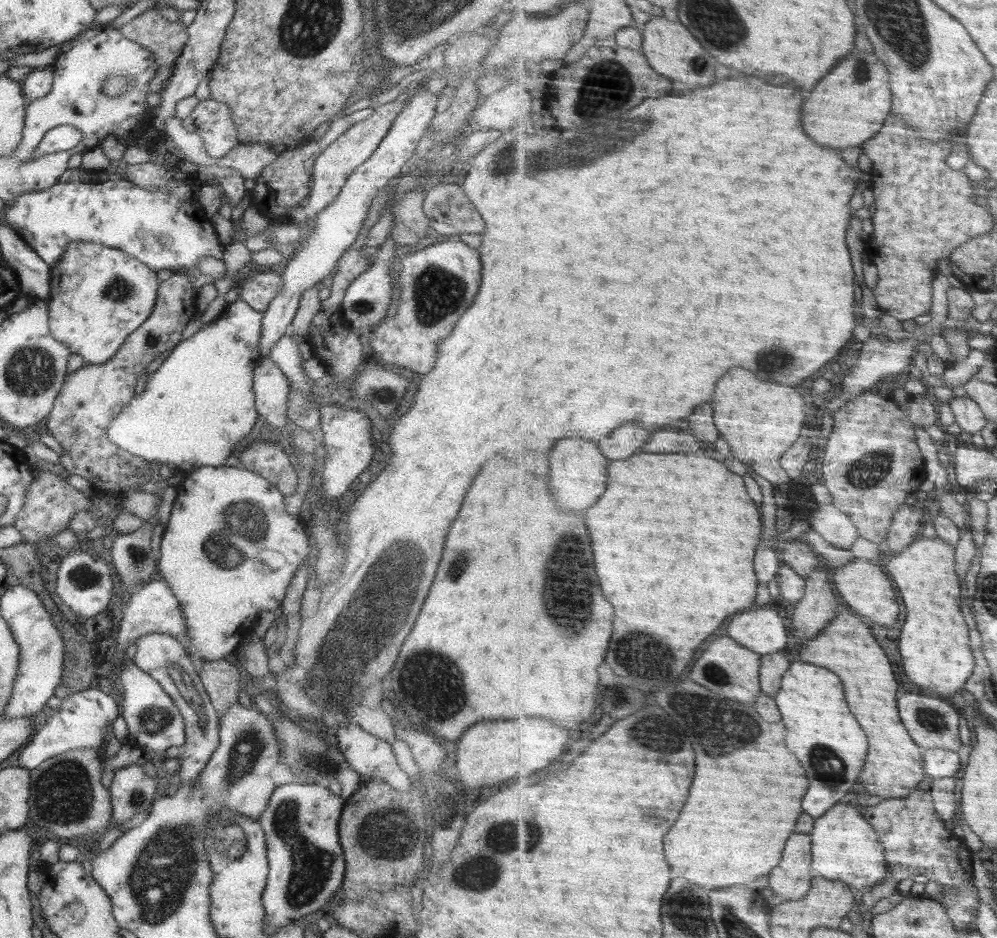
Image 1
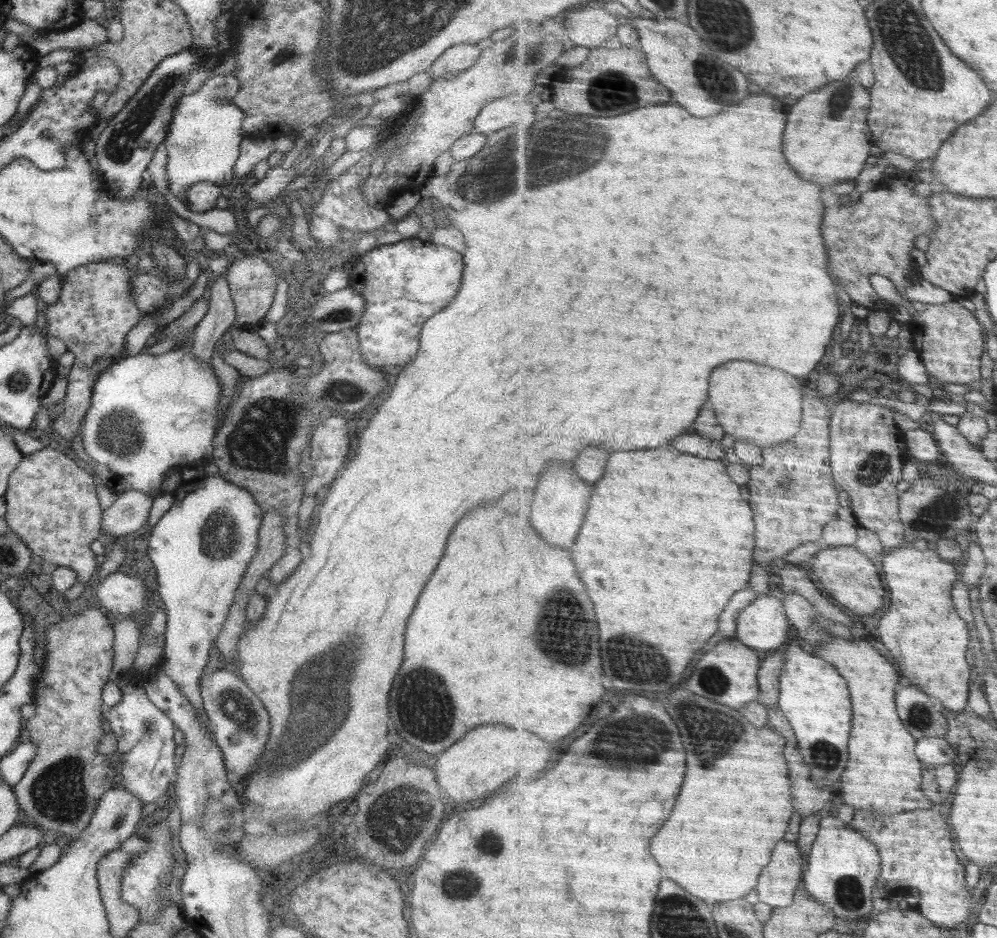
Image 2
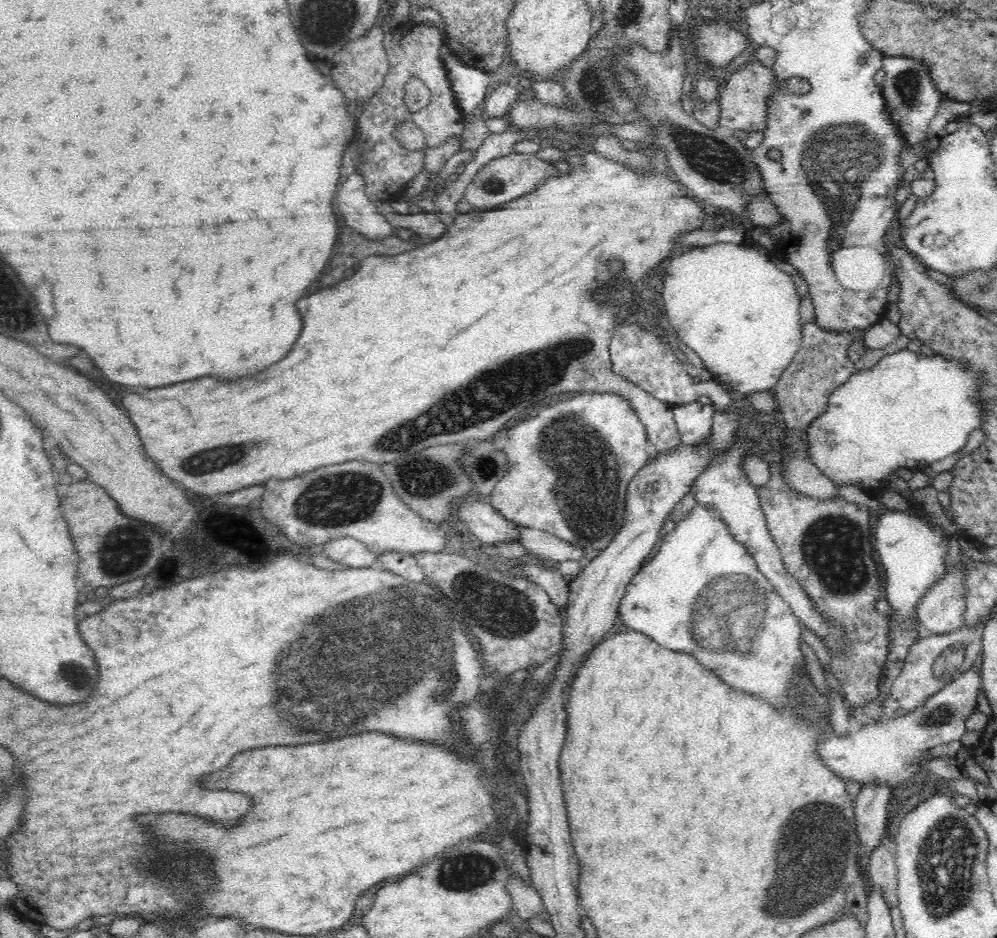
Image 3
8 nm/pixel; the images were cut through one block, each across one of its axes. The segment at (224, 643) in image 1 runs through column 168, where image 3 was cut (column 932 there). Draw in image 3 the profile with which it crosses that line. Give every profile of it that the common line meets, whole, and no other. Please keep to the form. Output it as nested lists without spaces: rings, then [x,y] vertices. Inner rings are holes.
[[[914,503],[902,511],[887,509],[876,523],[874,548],[886,570],[887,580],[883,585],[886,586],[886,600],[893,610],[887,630],[889,653],[879,678],[879,695],[875,698],[880,704],[888,698],[892,682],[898,678],[910,648],[920,639],[916,620],[916,606],[920,598],[950,569],[945,561],[949,537],[946,528],[944,530],[932,523],[928,512]]]

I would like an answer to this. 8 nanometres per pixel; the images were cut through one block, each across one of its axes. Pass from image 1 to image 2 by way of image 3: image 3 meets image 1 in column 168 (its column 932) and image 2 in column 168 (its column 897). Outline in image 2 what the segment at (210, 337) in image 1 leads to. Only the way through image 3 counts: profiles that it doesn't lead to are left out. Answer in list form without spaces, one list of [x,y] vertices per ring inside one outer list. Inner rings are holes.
[[[181,344],[158,355],[143,351],[136,356],[120,357],[98,375],[82,430],[82,448],[90,460],[96,462],[93,468],[98,482],[118,496],[130,490],[154,496],[165,480],[164,474],[173,466],[179,466],[181,470],[170,470],[170,478],[166,482],[166,490],[174,490],[174,476],[183,480],[184,467],[197,466],[198,462],[206,460],[206,456],[212,456],[210,452],[214,450],[214,435],[218,428],[217,403],[221,394],[222,385],[214,368],[211,364],[202,366],[202,360],[194,356],[191,344]]]

